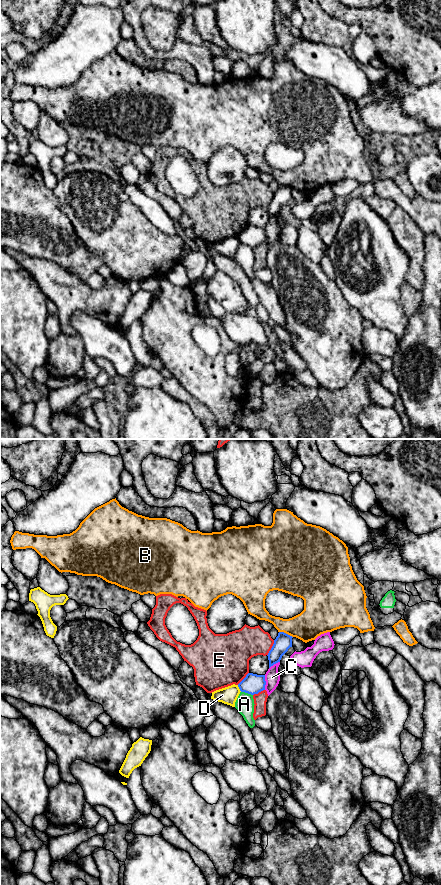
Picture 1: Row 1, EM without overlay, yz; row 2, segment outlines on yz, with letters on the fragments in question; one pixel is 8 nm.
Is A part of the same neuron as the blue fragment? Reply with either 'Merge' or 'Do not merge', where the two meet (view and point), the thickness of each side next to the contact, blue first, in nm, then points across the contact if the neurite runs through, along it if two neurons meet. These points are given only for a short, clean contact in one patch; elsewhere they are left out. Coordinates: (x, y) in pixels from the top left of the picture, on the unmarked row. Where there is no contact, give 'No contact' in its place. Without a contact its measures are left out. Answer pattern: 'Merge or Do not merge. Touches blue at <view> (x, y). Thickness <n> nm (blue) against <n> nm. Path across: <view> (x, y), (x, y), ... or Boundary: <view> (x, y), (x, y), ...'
Do not merge. Touches blue at yz (247, 244). Thickness 160 nm (blue) against 150 nm. Boundary: yz (241, 243), (252, 247)

